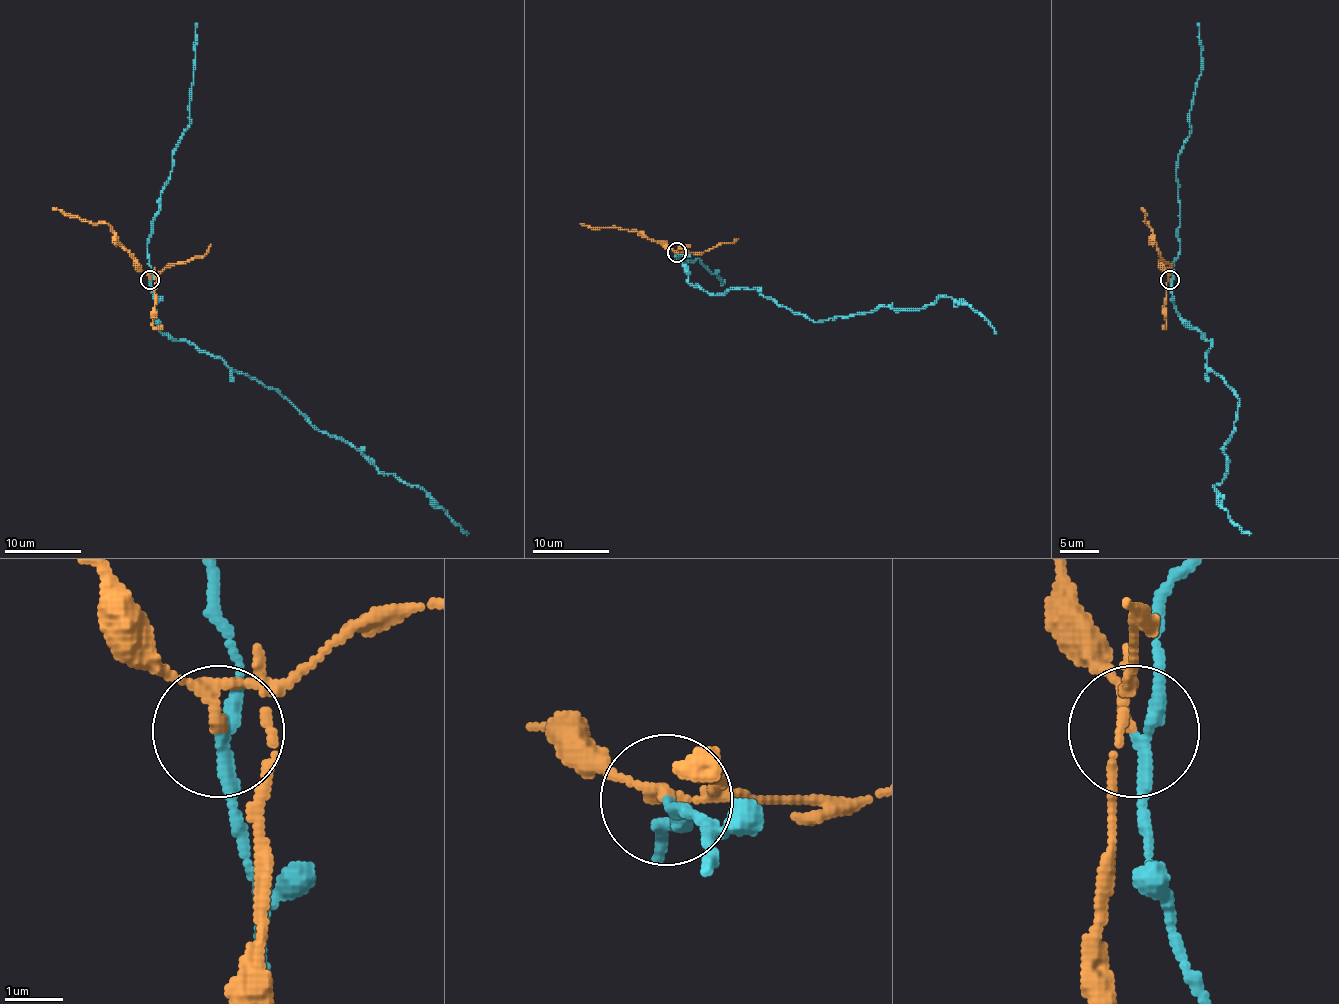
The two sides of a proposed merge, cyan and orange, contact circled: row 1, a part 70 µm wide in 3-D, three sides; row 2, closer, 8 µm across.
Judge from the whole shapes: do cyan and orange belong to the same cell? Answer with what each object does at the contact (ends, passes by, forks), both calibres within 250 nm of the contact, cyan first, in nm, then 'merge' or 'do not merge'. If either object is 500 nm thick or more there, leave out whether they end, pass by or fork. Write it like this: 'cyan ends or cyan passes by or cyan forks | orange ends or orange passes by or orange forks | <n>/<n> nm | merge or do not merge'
cyan passes by | orange passes by | 190/160 nm | do not merge

